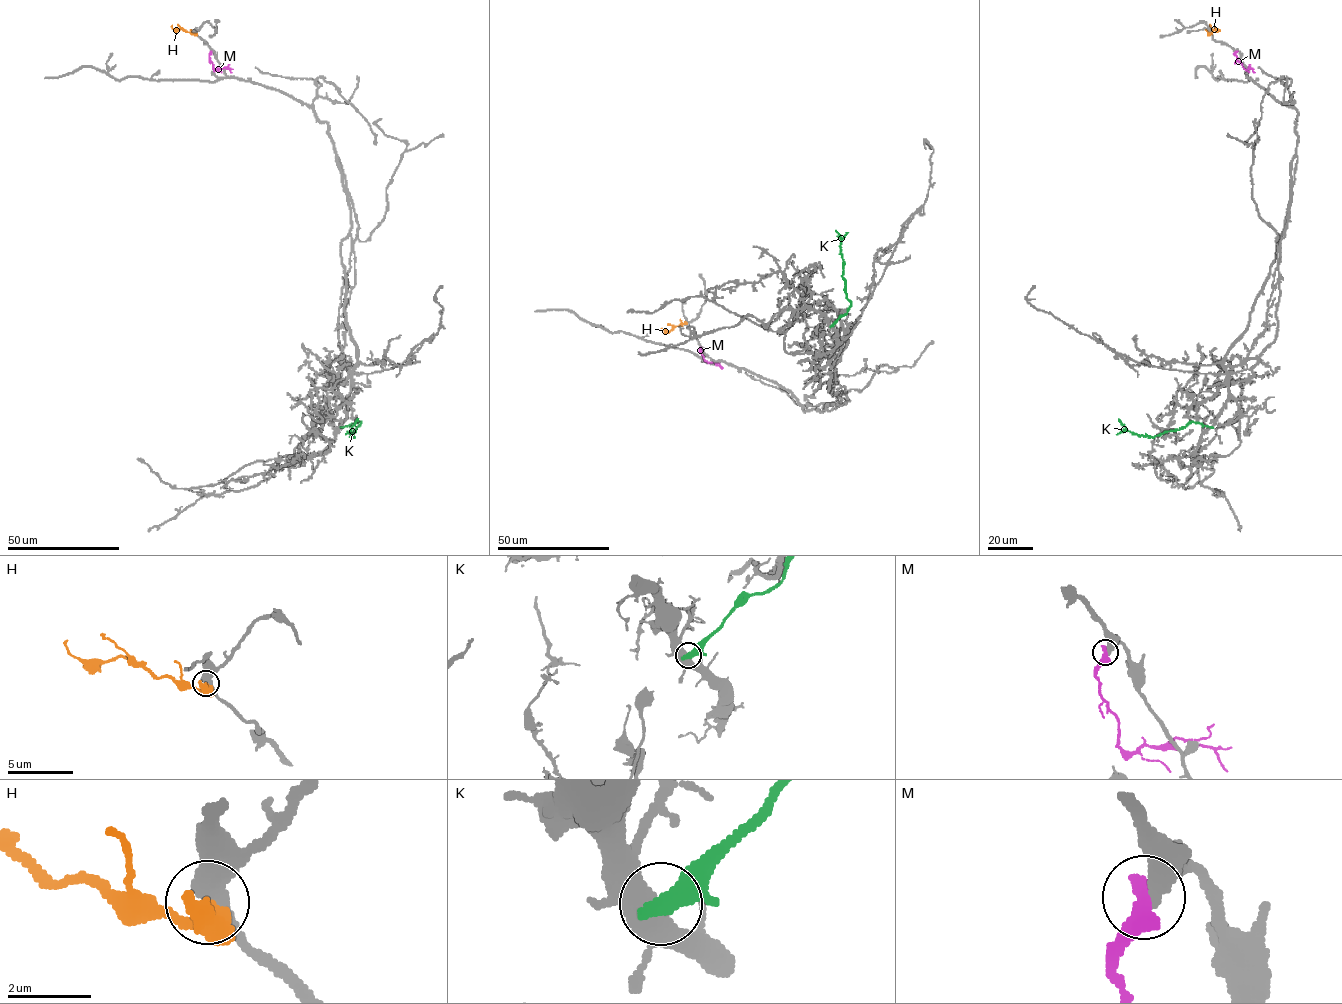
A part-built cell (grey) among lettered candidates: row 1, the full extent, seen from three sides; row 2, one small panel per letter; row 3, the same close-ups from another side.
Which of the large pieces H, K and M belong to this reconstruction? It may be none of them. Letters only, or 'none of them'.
none of them

